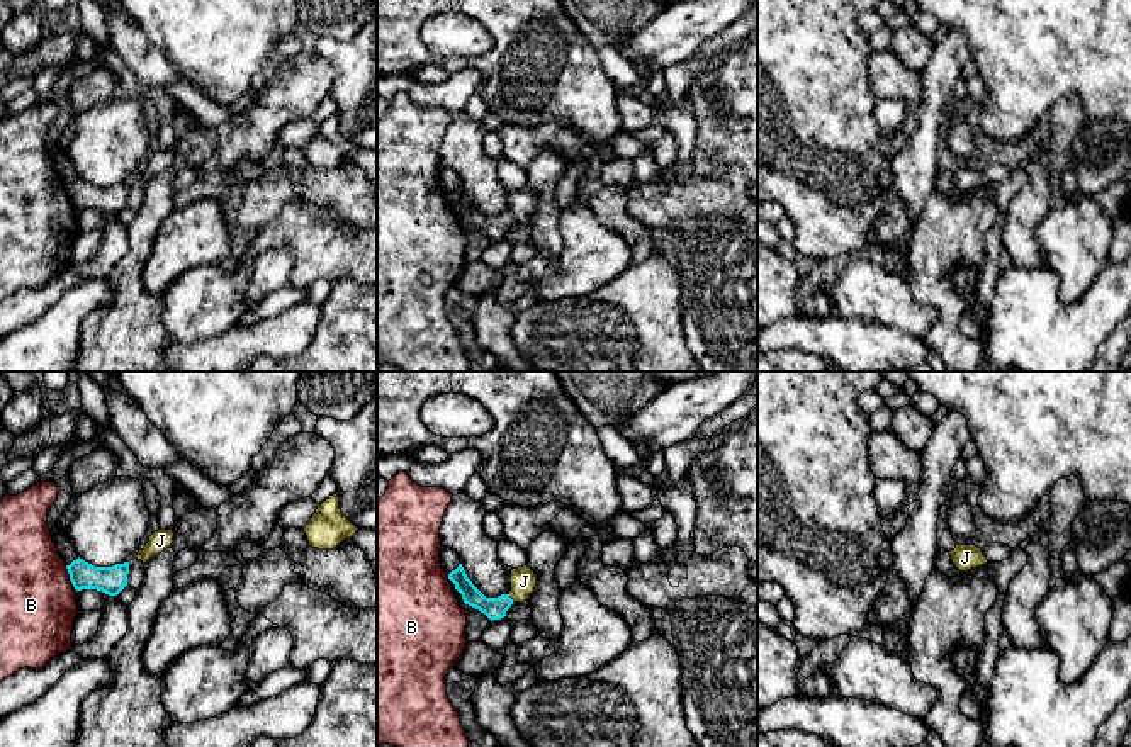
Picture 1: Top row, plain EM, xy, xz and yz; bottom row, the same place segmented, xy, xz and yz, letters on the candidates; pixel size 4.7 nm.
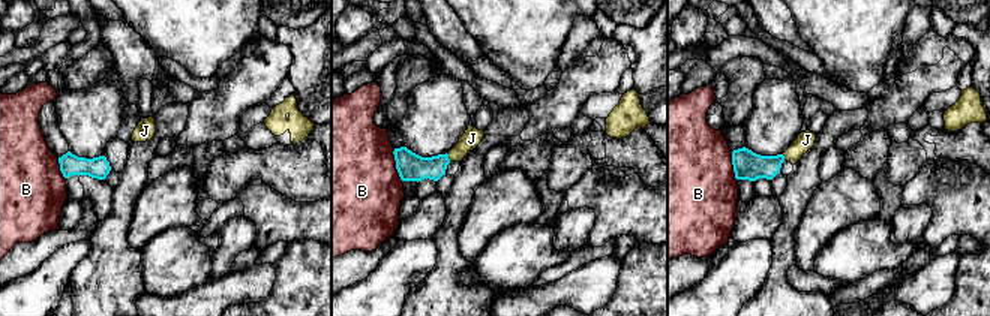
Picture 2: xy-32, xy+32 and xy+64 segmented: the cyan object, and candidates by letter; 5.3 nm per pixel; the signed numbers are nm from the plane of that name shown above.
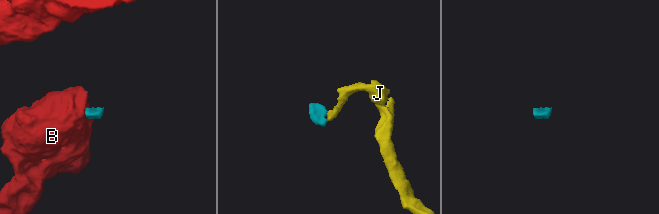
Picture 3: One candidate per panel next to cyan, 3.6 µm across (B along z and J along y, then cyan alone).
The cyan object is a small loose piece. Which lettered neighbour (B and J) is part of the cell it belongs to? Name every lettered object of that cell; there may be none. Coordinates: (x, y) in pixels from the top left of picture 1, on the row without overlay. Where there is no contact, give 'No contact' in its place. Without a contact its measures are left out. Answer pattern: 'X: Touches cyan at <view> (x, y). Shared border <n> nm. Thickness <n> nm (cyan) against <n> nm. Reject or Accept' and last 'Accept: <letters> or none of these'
B: Touches cyan at xy (70, 197). Shared border 130 nm. Thickness 130 nm (cyan) against 360 nm. Reject
J: Touches cyan at xz (510, 218). Shared border 50 nm. Thickness 110 nm (cyan) against 130 nm. Accept
Accept: J

